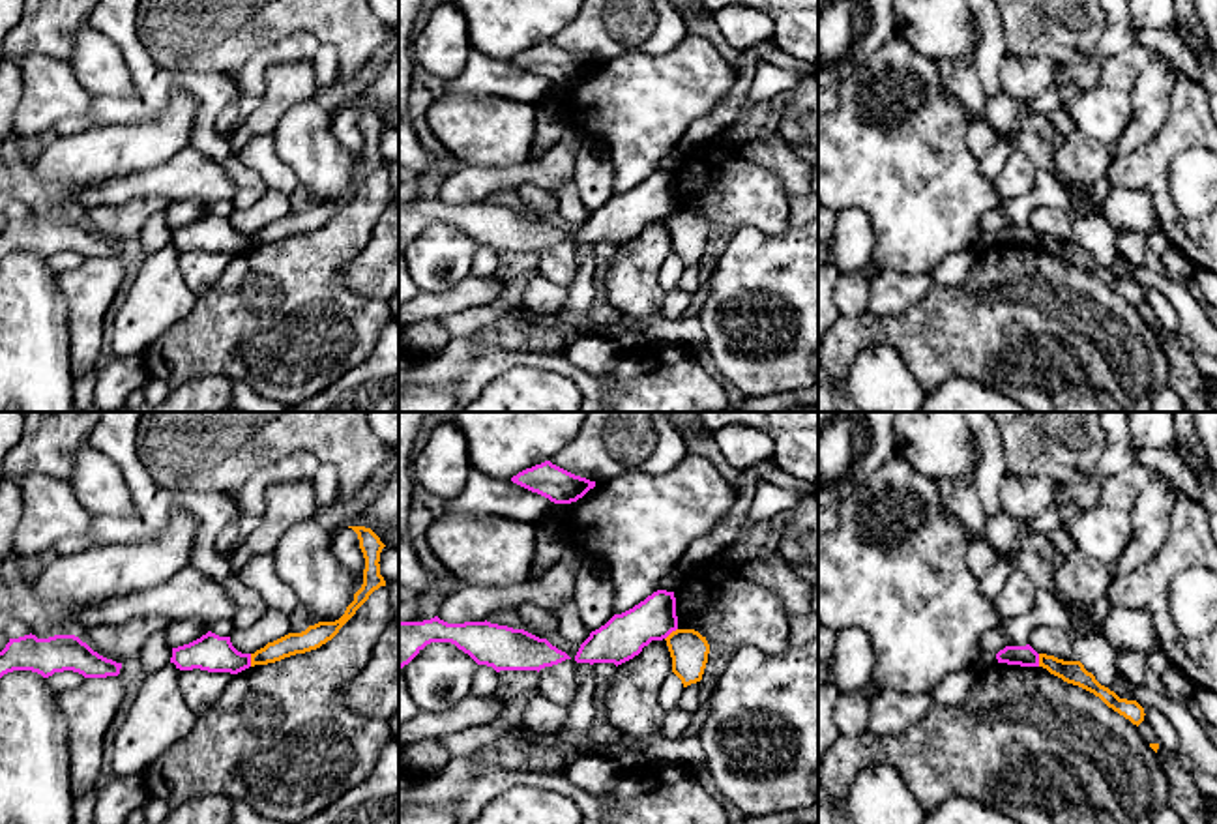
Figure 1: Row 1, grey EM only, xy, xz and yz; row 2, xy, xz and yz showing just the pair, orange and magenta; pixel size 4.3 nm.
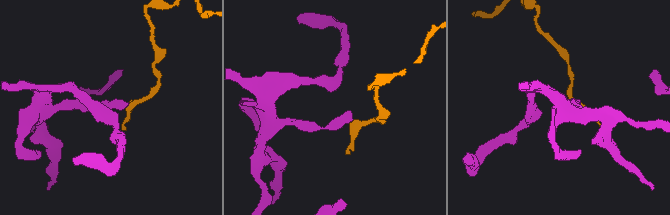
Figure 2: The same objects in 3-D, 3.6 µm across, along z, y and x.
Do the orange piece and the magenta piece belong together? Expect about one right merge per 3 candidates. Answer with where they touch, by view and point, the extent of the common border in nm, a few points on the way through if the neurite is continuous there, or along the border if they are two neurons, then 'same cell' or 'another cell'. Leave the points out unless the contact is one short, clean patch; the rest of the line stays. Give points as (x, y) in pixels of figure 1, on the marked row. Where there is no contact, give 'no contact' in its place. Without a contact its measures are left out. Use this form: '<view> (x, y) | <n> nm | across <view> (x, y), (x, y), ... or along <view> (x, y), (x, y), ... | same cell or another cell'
xy (251, 660) | 60 nm | along xy (249, 654), (251, 665) | another cell

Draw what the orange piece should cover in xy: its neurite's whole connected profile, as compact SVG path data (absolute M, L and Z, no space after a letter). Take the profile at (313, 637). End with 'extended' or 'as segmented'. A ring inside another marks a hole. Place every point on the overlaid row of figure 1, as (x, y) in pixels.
M348 526L348 528L352 528L358 534L359 549L365 558L363 584L354 594L354 601L346 607L345 614L335 622L318 622L315 625L309 625L301 633L288 633L273 642L268 642L264 648L251 654L251 667L275 663L285 657L320 648L339 633L339 629L356 614L356 611L369 599L369 596L374 590L386 586L378 564L380 552L386 545L371 528L365 526Z | as segmented

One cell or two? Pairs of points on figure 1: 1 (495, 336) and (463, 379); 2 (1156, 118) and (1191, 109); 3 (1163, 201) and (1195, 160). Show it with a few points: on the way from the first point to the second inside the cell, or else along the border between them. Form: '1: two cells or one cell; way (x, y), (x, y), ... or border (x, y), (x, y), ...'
1: two cells; border (472, 336), (480, 345), (532, 351)
2: two cells; border (1178, 72), (1165, 124), (1139, 147)
3: two cells; border (1182, 150), (1171, 163), (1169, 195), (1197, 220)

